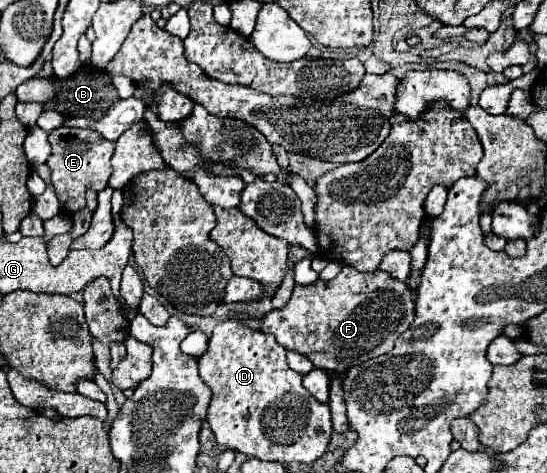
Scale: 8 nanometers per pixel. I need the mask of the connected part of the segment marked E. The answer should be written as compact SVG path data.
M64 126L52 130L48 136L48 142L52 146L52 154L46 164L52 170L52 184L60 200L60 212L64 216L74 216L80 208L86 206L86 200L84 200L86 190L99 192L108 186L108 180L112 174L110 158L114 154L114 142L106 140L96 130L64 128Z

